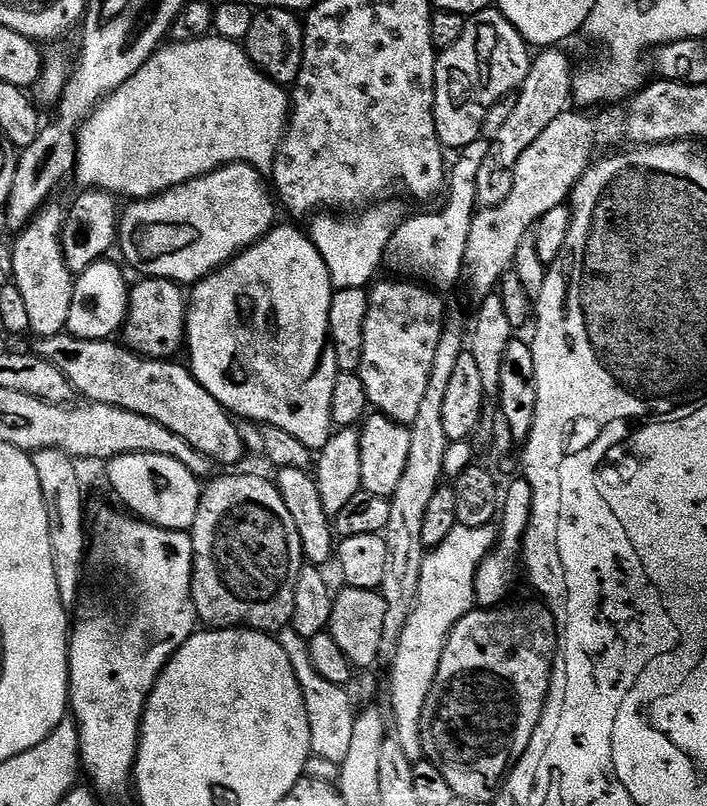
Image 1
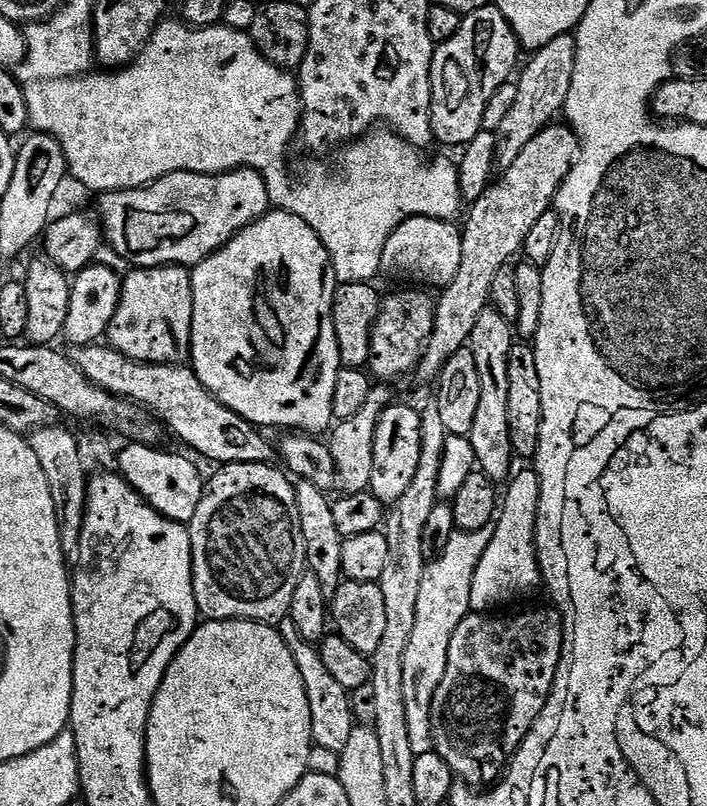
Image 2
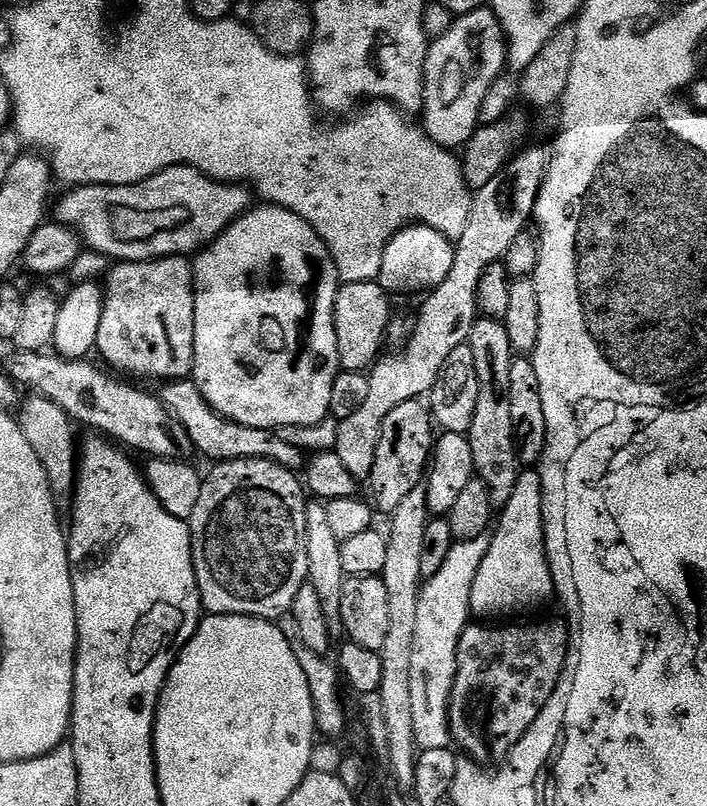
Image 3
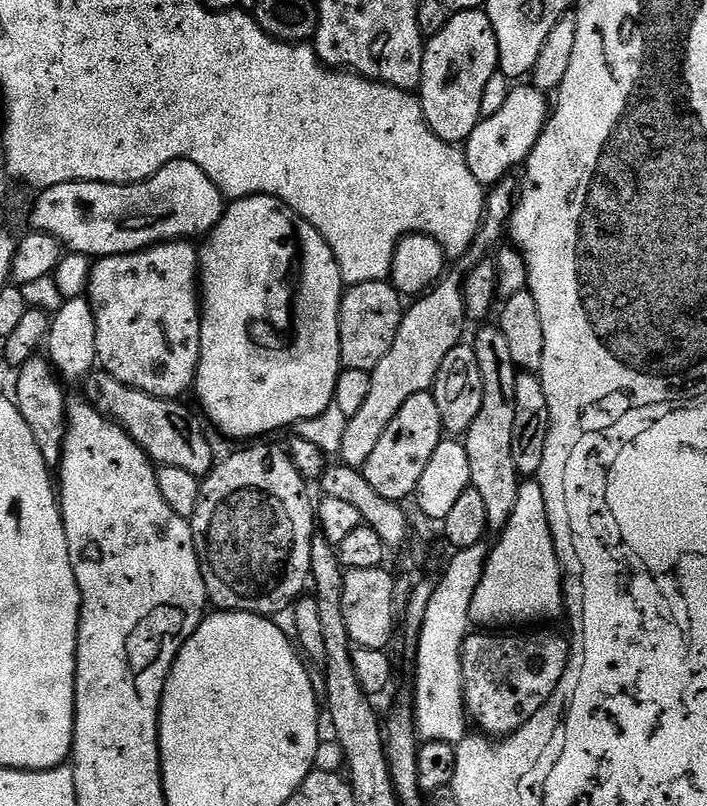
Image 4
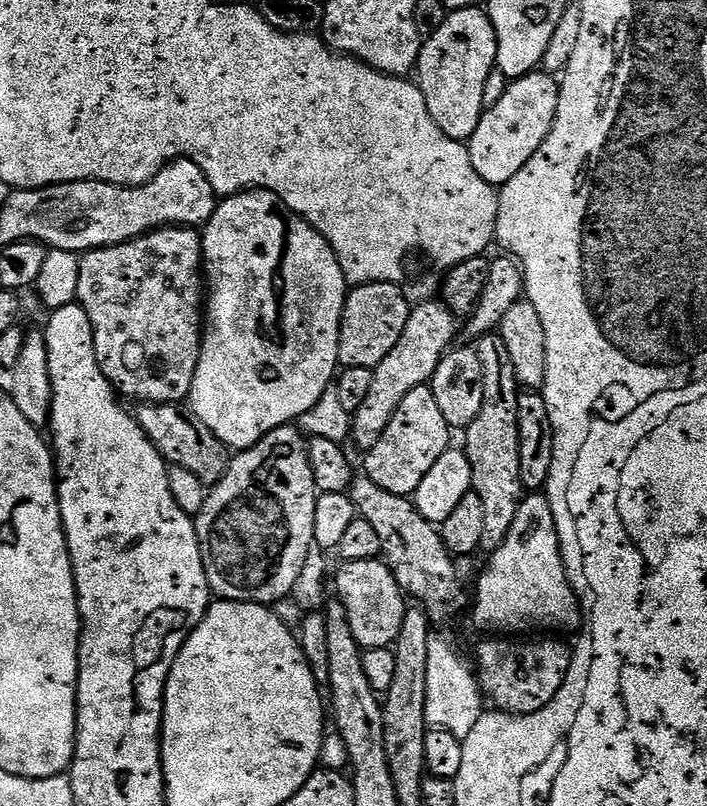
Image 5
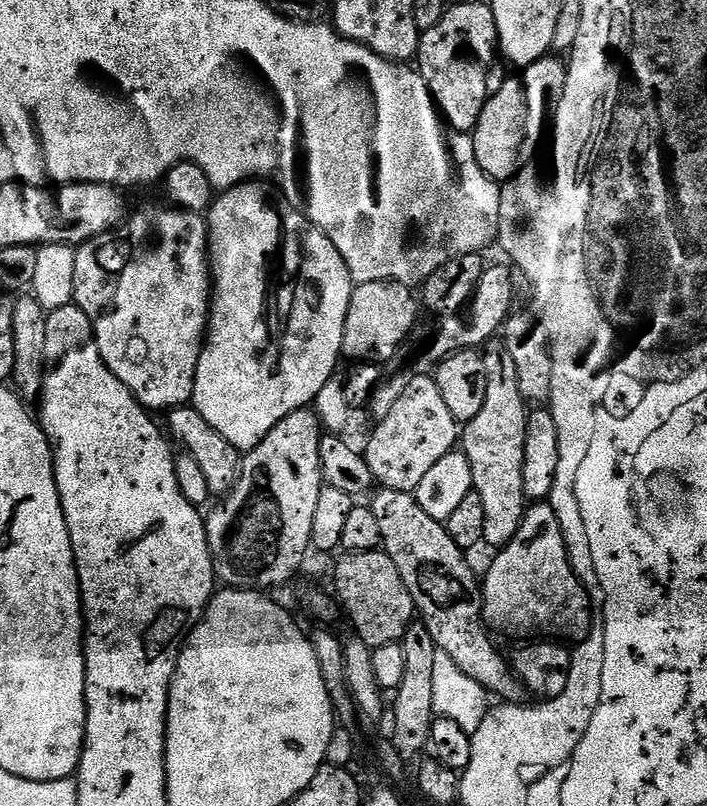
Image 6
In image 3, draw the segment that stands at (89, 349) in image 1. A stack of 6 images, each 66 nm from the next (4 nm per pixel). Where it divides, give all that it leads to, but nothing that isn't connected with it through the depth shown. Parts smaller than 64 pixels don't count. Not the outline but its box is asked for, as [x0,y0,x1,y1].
[158,380,306,474]

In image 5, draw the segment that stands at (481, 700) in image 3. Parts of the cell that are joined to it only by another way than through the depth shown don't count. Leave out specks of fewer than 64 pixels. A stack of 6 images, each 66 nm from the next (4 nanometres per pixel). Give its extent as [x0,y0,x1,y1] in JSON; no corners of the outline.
[474,638,573,716]

